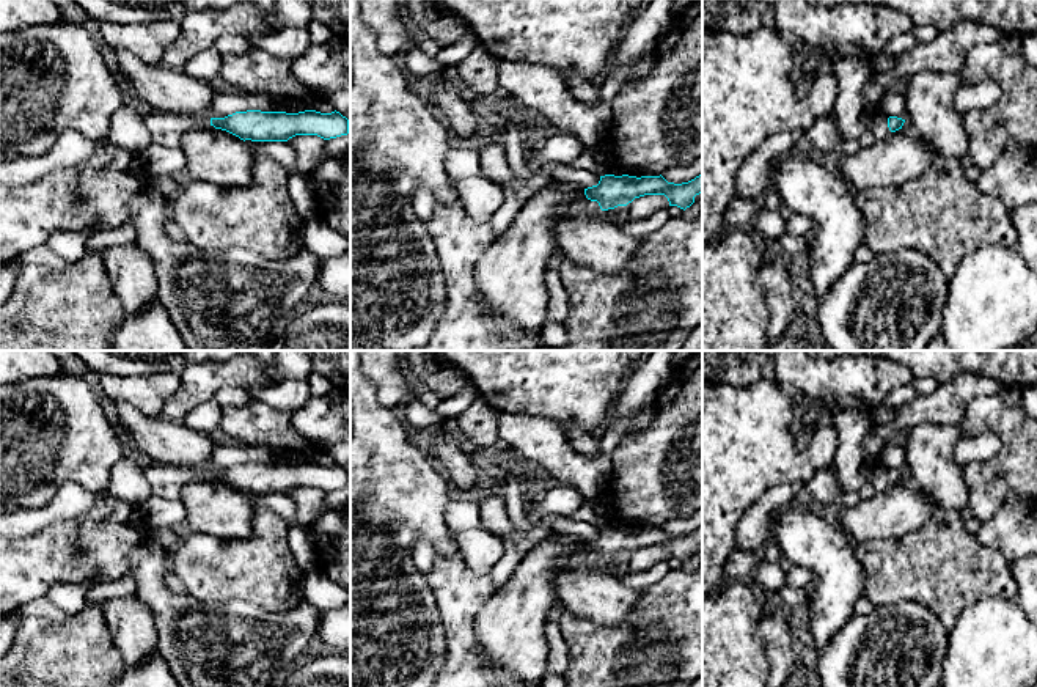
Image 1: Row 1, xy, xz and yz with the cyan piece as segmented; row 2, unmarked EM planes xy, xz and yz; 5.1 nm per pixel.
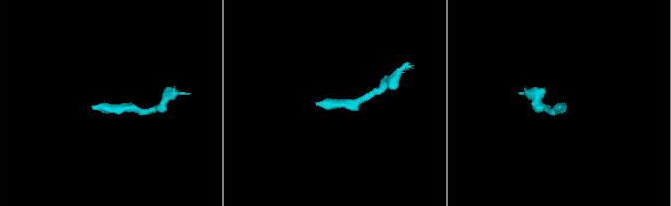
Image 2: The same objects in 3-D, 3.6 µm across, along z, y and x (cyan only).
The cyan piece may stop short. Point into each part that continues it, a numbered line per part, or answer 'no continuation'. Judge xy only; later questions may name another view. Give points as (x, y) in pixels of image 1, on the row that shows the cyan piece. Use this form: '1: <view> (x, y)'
1: xy (157, 123)

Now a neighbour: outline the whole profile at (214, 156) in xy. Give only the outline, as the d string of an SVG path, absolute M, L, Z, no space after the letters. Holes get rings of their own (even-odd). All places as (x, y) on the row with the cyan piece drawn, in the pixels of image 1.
M209 126L181 134L181 145L192 181L217 187L242 187L253 179L253 154L239 137Z

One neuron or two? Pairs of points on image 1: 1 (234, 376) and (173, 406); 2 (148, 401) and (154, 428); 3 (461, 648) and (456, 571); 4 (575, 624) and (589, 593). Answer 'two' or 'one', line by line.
1: one
2: two
3: one
4: two

